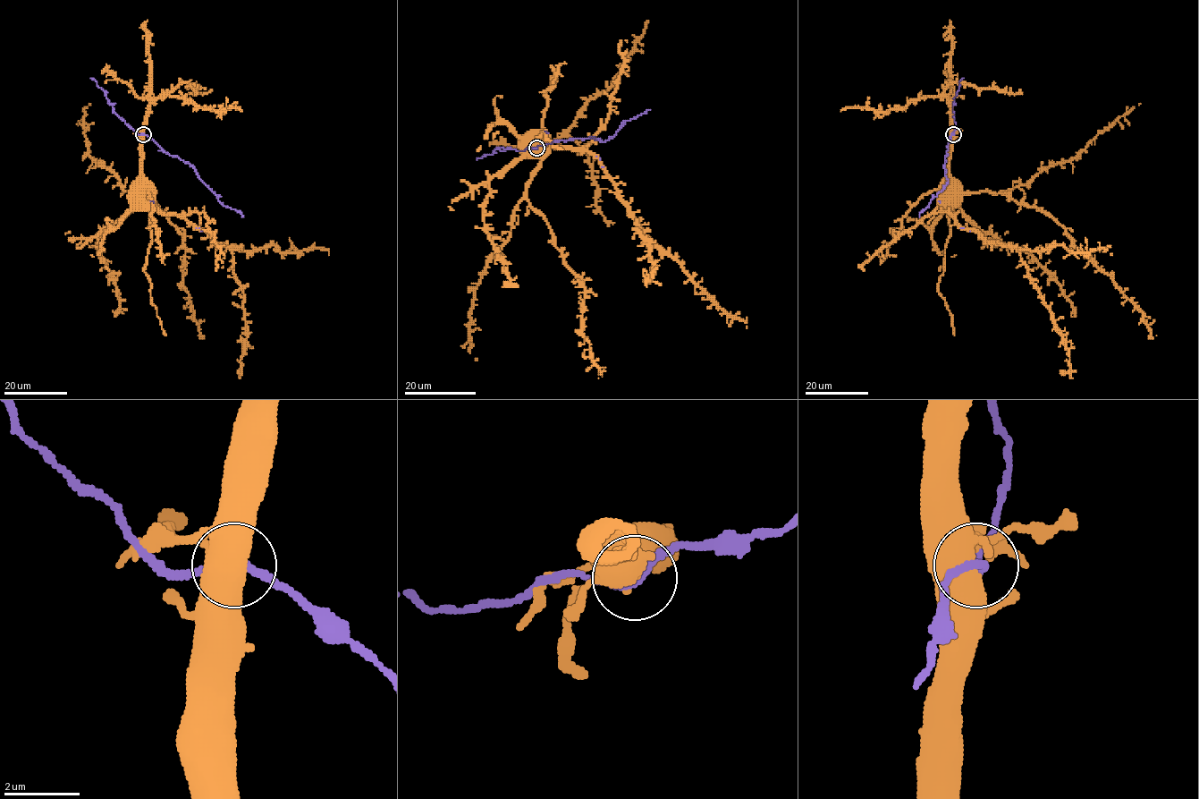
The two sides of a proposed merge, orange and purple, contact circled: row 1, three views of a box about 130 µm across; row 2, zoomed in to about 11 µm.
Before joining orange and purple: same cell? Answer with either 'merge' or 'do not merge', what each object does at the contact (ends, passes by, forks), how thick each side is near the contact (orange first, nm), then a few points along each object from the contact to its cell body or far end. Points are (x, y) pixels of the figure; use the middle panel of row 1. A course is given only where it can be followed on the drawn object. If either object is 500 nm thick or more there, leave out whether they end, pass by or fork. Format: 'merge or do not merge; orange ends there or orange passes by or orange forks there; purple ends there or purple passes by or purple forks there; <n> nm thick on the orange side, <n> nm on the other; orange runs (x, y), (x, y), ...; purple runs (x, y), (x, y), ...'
merge; 550 nm thick on the orange side, 170 nm on the other; orange runs (536, 148), (536, 143), (582, 148), (598, 159), (649, 244), (653, 270), (647, 279), (644, 268); purple runs (536, 148), (561, 140), (590, 138), (608, 140), (622, 122), (650, 109)

